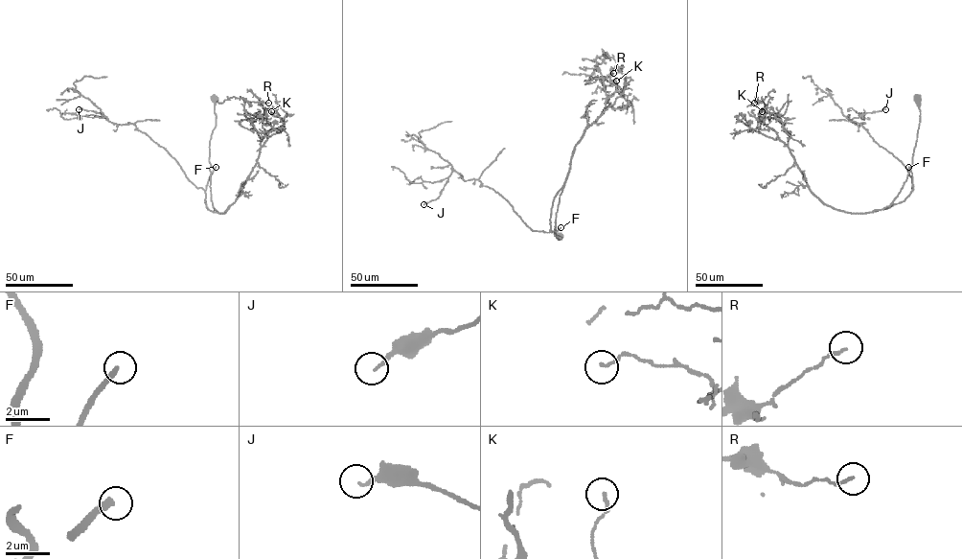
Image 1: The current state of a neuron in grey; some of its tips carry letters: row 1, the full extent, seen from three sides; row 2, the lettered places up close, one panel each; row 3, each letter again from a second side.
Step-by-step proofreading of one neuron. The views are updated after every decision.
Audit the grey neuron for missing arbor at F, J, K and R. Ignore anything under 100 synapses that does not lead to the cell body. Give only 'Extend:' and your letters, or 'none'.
Extend: F

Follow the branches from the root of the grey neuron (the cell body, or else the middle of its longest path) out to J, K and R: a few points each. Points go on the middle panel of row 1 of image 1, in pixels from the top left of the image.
J: (560, 236), (554, 231), (562, 188), (549, 232), (532, 230), (497, 193), (455, 171), (441, 195), (423, 204)
K: (560, 236), (554, 231), (556, 213), (575, 145), (606, 107), (624, 109), (629, 102), (616, 89), (616, 81)
R: (560, 236), (554, 231), (556, 213), (575, 145), (606, 106), (603, 79), (589, 83), (589, 78), (613, 73)

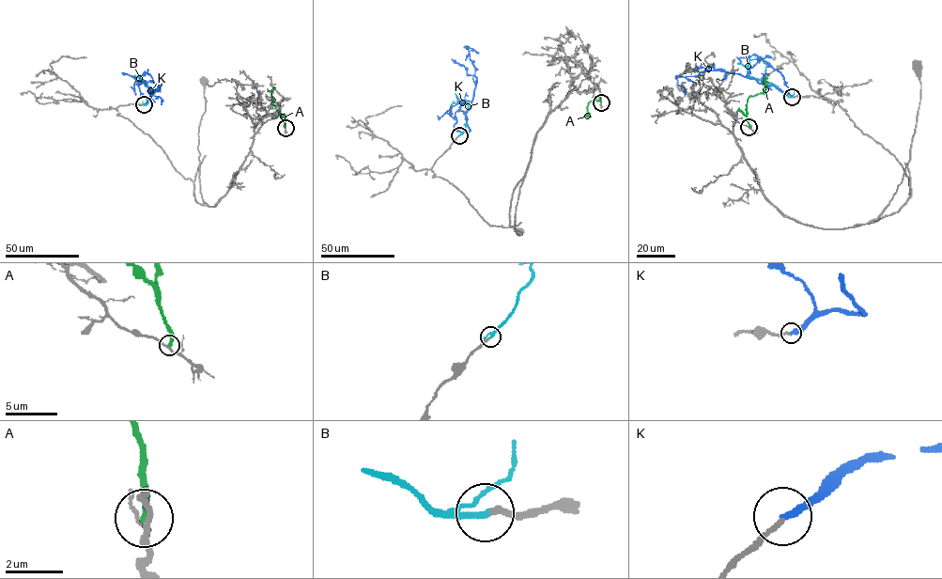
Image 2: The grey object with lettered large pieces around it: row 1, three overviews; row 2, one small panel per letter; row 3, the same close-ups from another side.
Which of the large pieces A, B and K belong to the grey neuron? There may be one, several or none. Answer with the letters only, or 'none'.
B

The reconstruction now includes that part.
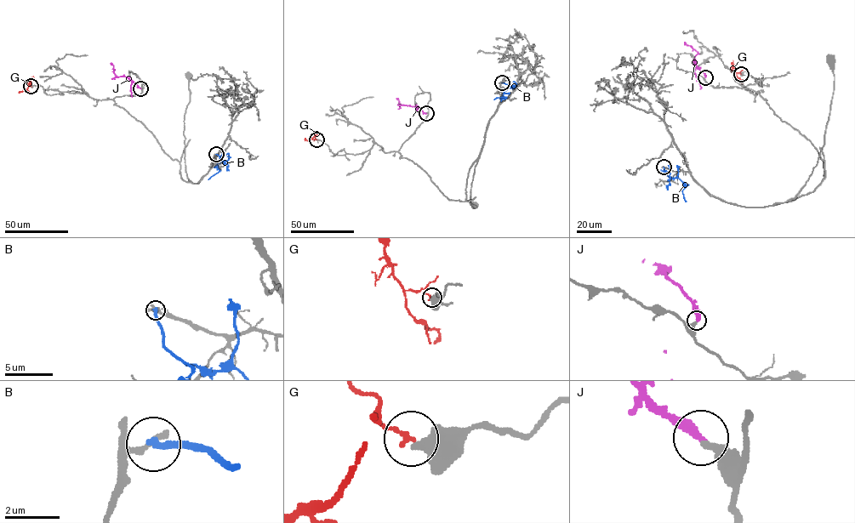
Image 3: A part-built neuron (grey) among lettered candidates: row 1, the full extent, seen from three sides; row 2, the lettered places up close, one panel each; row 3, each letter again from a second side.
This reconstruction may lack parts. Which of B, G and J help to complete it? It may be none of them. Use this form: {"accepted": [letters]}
{"accepted": []}

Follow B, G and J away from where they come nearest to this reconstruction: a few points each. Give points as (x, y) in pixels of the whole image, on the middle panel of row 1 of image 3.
B: (502, 82), (508, 86), (503, 97), (506, 97), (494, 99)
G: (316, 139), (315, 136), (308, 140), (305, 138)
J: (426, 113), (417, 106), (400, 107), (396, 98)

